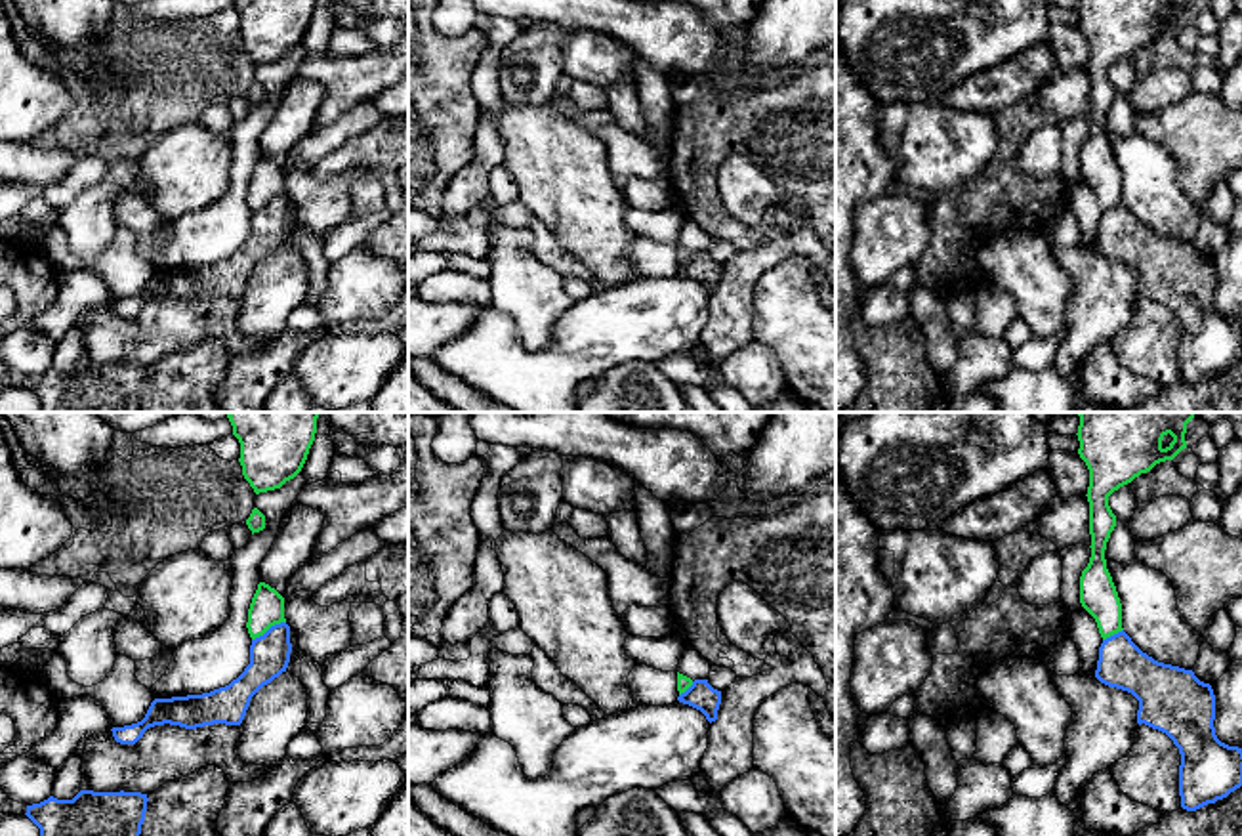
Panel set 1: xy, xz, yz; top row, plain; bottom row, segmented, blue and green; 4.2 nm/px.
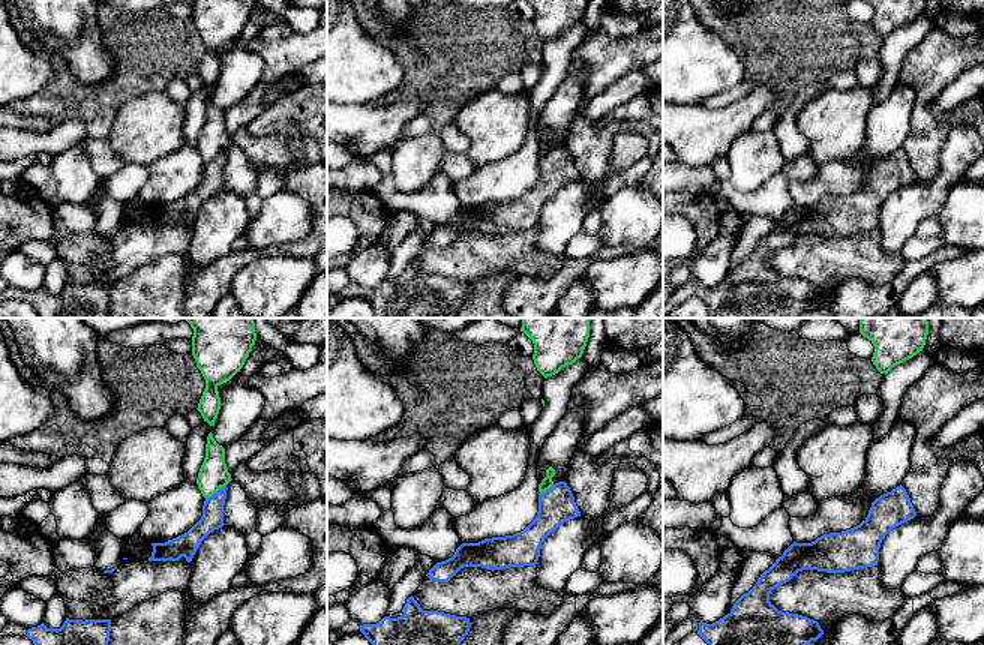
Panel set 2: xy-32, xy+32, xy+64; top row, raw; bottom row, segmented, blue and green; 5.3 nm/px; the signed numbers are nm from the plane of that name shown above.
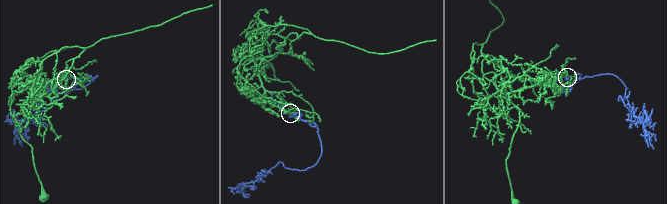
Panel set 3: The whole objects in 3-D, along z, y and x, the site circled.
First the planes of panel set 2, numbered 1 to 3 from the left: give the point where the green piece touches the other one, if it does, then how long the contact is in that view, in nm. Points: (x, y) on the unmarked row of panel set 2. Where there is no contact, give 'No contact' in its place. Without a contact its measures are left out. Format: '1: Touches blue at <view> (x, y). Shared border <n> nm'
1: Touches blue at xy-32 (216, 156). Shared border 140 nm
2: Touches blue at xy+32 (546, 155). Shared border 90 nm
3: No contact

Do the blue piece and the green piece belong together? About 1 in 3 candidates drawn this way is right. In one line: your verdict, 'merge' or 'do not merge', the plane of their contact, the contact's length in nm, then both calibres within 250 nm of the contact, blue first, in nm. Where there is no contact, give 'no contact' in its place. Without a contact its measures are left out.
do not merge | xy | 170 nm | 170/140 nm

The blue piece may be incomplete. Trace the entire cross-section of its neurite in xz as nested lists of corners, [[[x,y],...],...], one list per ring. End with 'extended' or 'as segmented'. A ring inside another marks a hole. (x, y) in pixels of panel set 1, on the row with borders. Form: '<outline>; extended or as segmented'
[[[694,679],[693,685],[677,697],[677,700],[700,710],[712,723],[717,720],[721,691],[714,689],[708,679]]]; as segmented

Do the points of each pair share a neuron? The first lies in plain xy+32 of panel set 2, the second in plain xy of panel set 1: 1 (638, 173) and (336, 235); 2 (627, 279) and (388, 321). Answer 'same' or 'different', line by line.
1: same
2: different

